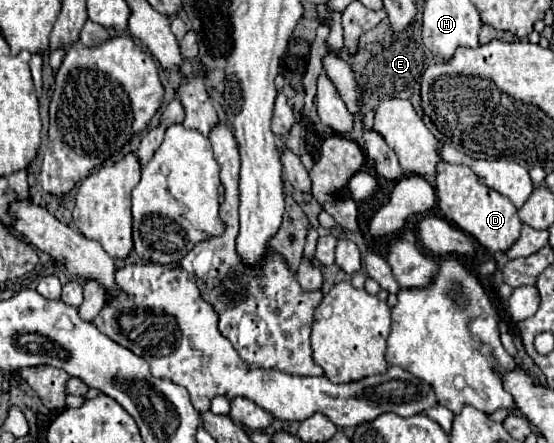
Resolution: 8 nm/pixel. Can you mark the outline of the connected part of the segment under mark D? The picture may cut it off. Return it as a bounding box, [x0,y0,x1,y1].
[436,161,522,253]

